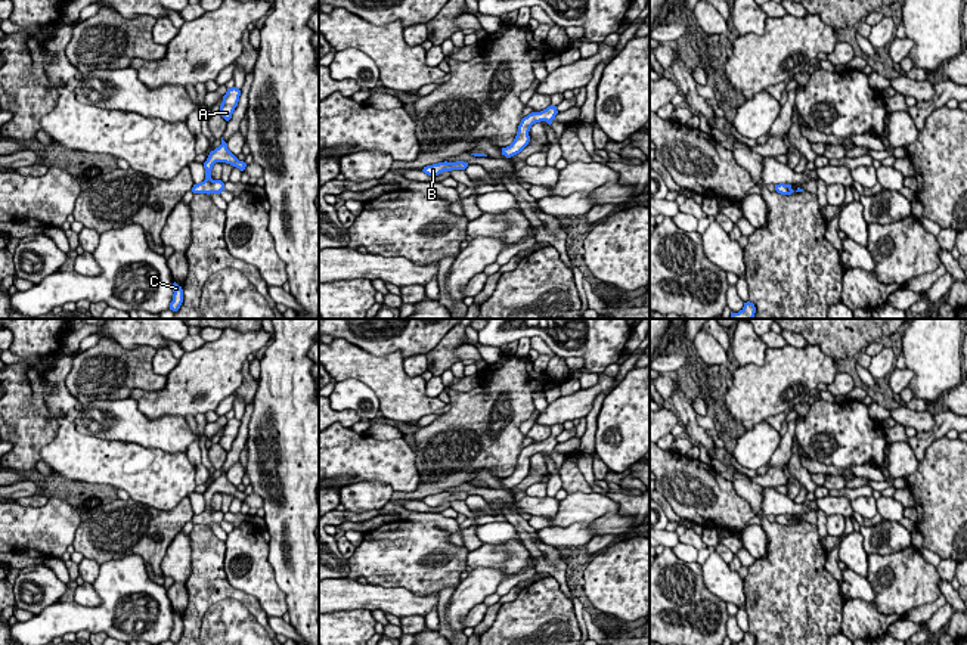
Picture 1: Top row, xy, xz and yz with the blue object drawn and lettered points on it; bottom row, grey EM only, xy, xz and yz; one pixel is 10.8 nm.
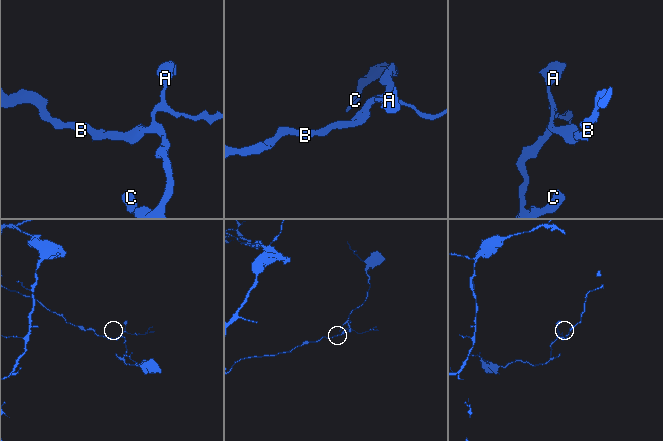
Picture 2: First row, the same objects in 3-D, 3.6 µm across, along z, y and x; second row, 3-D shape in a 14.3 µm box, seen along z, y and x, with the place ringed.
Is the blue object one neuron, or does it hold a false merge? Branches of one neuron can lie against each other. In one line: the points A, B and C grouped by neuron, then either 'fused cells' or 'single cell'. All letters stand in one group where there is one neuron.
A C / B; fused cells

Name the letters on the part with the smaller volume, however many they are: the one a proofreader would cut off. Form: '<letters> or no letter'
A, C

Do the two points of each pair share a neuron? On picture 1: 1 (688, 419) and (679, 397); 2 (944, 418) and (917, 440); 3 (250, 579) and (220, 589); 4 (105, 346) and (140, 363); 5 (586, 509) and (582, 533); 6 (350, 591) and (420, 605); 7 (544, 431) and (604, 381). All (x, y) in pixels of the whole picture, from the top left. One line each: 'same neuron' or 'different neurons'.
1: same neuron
2: same neuron
3: different neurons
4: same neuron
5: different neurons
6: same neuron
7: different neurons

